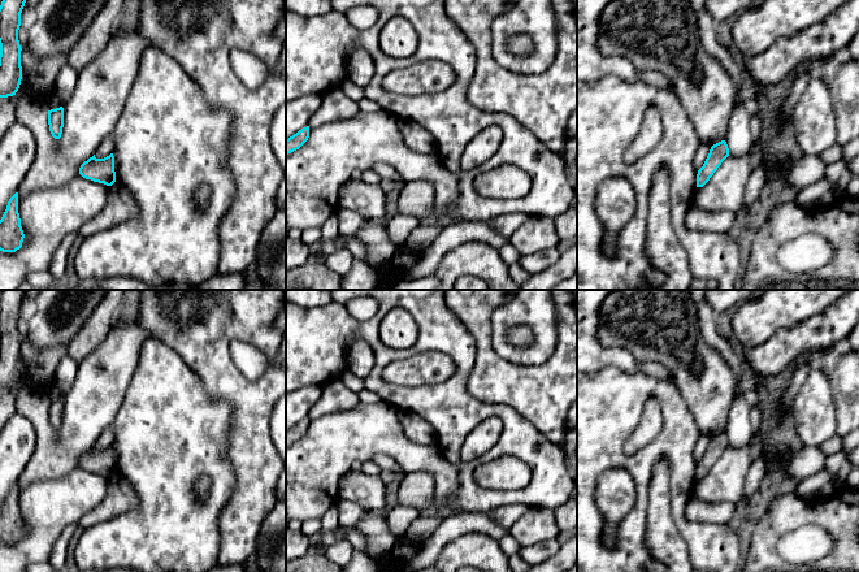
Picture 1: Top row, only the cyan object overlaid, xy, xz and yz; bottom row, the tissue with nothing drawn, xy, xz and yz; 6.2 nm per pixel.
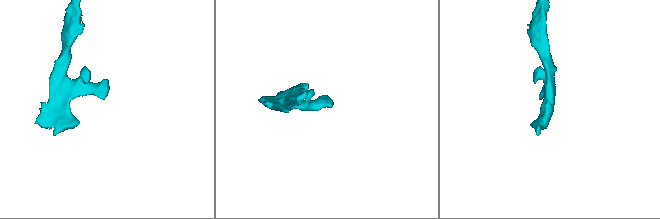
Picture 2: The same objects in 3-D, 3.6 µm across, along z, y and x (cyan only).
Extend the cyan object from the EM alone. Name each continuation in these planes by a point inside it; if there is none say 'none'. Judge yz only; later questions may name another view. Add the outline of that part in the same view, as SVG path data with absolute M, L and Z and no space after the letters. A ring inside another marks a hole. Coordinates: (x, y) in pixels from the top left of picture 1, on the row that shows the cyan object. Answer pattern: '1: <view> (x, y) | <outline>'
none

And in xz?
none

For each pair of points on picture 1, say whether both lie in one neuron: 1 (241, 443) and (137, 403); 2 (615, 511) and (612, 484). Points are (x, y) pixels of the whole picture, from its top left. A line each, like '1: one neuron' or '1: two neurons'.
1: two neurons
2: one neuron

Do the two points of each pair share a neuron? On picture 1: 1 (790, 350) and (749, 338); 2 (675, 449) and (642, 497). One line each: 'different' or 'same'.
1: different
2: same

